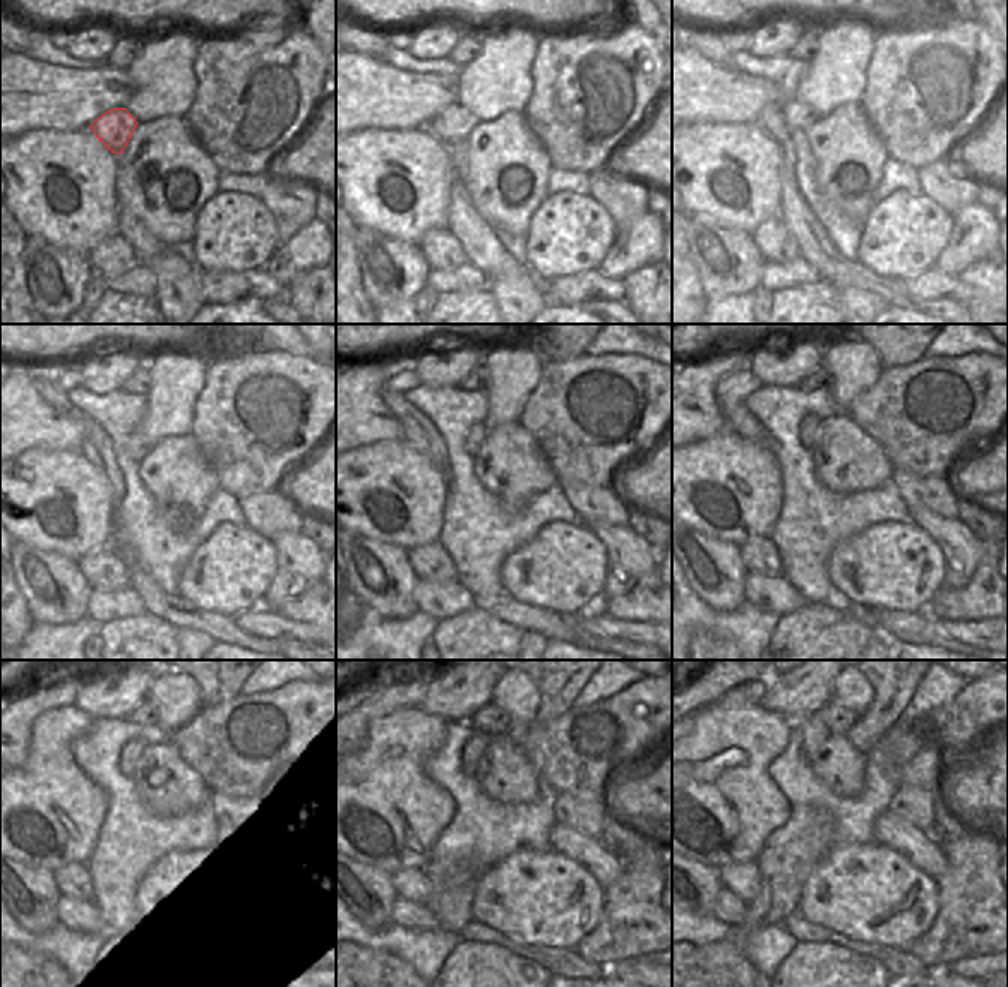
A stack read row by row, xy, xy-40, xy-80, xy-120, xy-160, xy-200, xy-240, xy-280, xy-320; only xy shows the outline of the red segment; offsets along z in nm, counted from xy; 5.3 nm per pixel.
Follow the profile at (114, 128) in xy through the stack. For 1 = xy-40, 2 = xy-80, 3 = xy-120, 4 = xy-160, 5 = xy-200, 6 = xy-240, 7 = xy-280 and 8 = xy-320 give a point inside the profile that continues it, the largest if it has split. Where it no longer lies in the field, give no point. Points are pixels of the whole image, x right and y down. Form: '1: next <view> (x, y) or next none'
1: next xy-40 (455, 123)
2: next xy-80 (798, 116)
3: next xy-120 (137, 446)
4: next xy-160 (474, 437)
5: next xy-200 (809, 425)
6: next xy-240 (131, 755)
7: next xy-280 (477, 741)
8: next xy-320 (813, 734)

